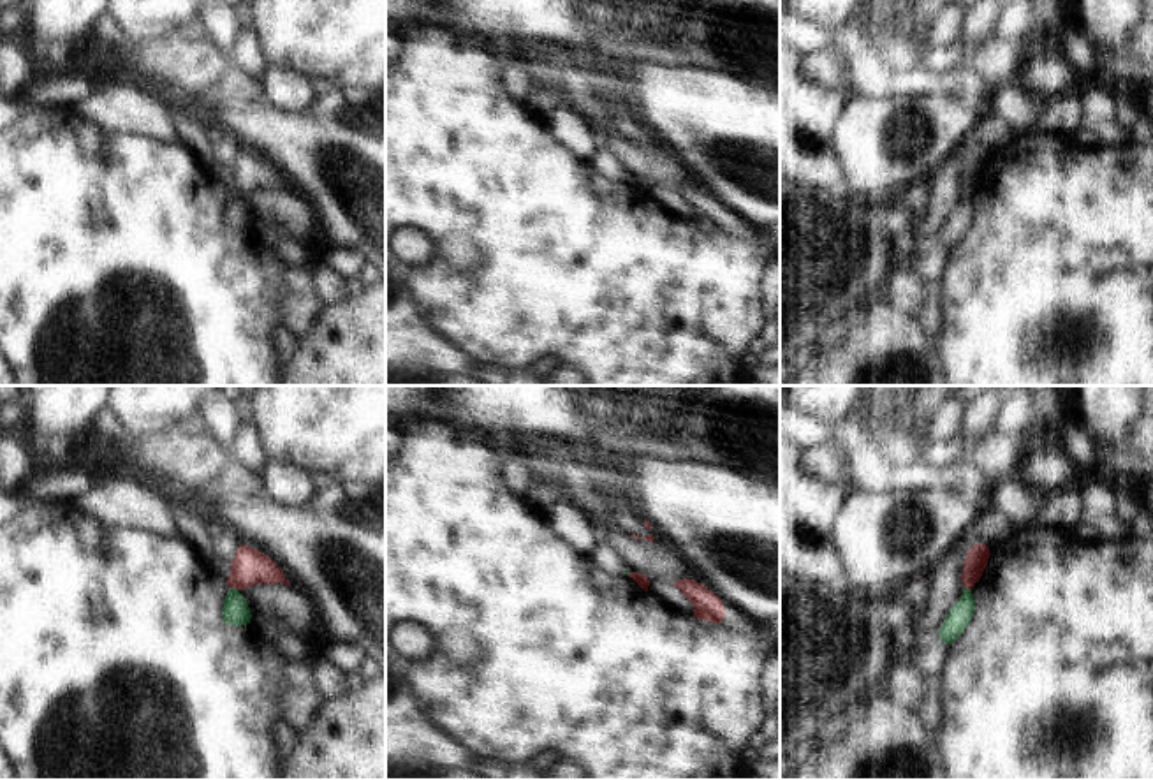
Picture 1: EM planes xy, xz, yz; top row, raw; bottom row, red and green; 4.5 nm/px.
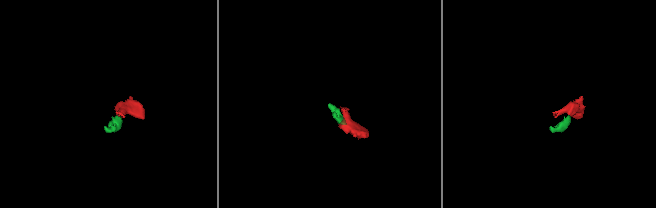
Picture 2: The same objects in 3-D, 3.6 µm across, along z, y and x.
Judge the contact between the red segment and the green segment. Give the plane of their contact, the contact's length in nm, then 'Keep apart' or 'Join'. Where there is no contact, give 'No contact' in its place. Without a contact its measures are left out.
Touches red in xy. Shared border 40 nm. Join

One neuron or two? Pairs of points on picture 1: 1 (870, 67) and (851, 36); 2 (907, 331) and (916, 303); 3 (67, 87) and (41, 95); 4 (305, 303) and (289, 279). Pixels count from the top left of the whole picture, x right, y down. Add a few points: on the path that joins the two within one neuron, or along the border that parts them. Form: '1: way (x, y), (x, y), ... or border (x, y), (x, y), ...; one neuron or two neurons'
1: way (863, 60), (854, 43); one neuron
2: border (879, 293), (896, 309), (919, 319), (928, 319); two neurons
3: way (60, 90), (48, 94); one neuron
4: way (300, 298), (294, 284); one neuron

